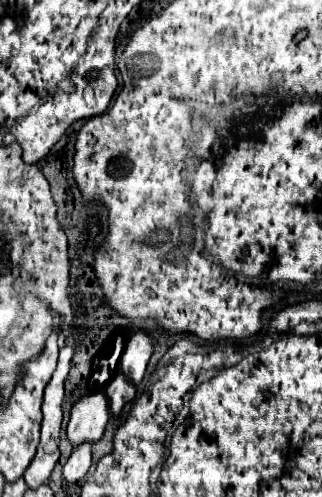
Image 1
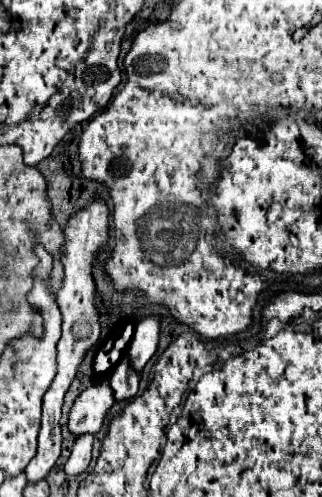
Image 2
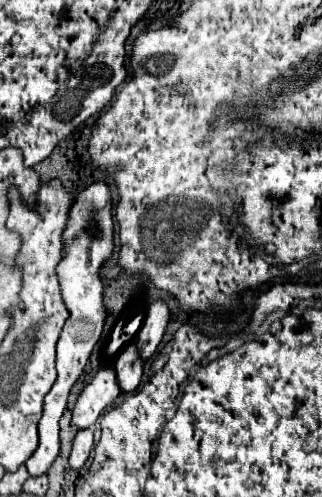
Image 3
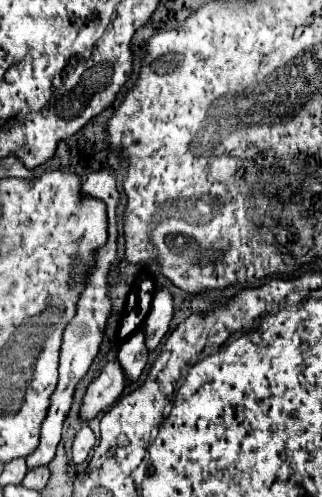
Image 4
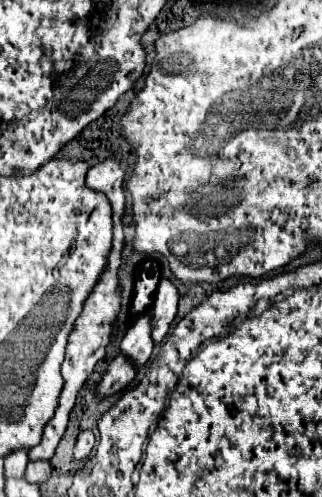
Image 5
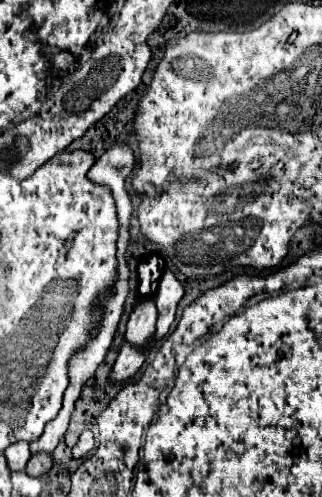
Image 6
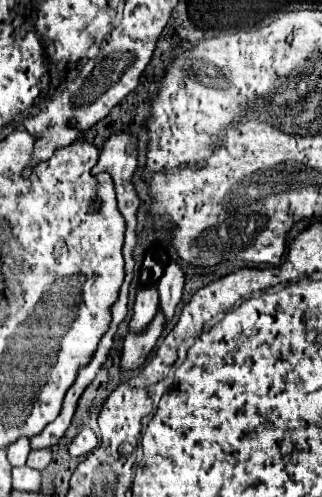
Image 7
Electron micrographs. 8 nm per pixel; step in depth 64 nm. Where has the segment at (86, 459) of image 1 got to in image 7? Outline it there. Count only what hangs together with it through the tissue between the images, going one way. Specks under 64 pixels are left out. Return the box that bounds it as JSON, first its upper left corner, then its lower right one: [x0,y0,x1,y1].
[68,428,96,458]

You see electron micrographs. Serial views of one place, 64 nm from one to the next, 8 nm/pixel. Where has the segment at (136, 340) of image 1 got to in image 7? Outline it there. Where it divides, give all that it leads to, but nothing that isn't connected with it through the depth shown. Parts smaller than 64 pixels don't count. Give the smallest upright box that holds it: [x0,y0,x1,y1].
[158,262,186,320]

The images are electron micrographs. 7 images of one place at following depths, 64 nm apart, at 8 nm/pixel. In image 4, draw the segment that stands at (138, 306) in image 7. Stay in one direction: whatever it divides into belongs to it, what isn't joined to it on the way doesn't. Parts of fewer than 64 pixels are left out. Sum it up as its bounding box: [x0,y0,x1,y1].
[118,328,148,380]

